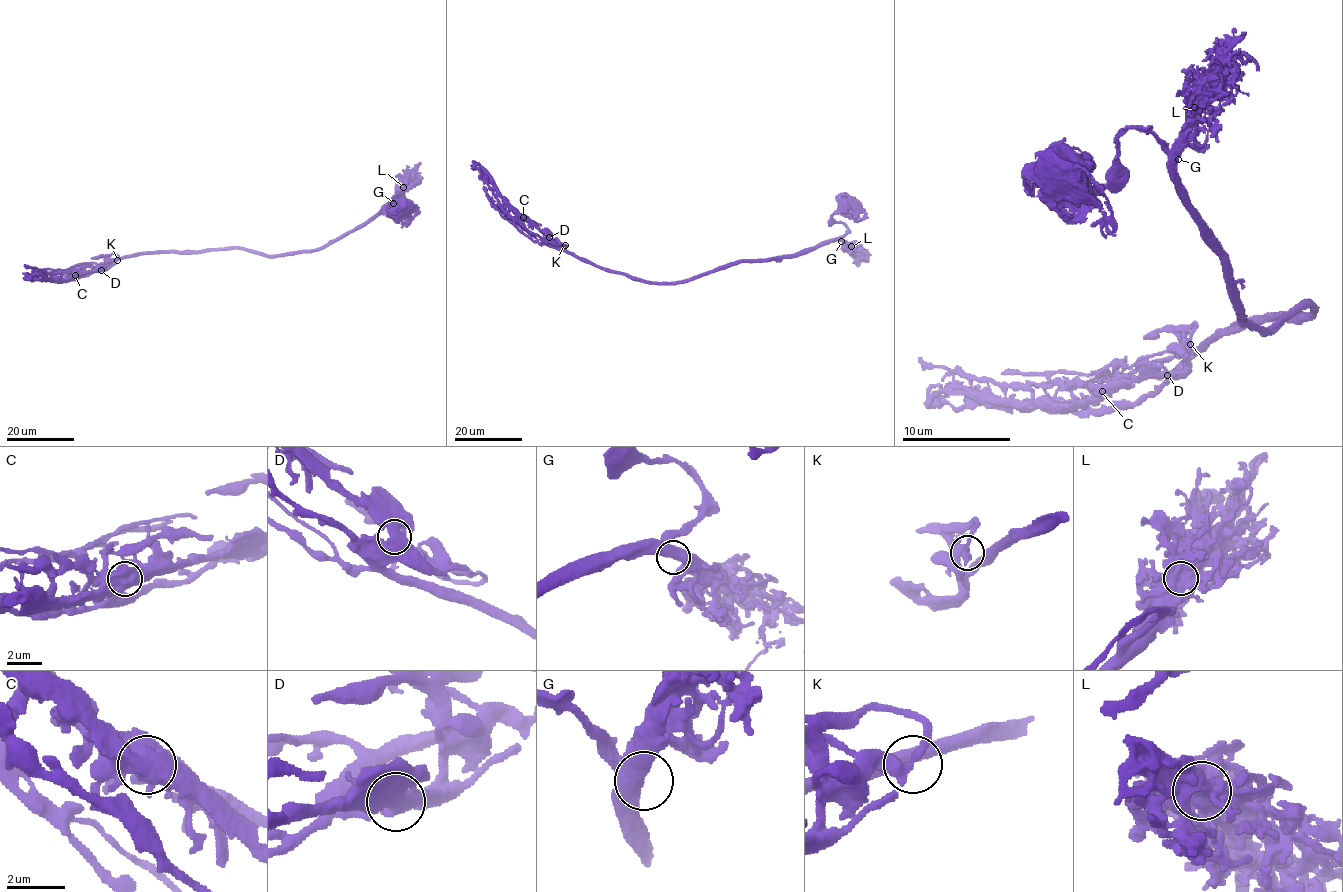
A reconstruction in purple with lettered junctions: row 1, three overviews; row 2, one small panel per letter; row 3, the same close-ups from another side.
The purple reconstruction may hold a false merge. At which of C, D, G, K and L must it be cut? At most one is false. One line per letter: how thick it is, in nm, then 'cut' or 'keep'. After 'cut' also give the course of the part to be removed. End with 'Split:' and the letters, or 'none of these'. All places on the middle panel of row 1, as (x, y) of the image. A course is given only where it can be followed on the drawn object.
C: 900 nm | keep
D: 650 nm | keep
G: 440 nm | keep
K: 320 nm | keep
L: 850 nm | keep
Split: none of these

